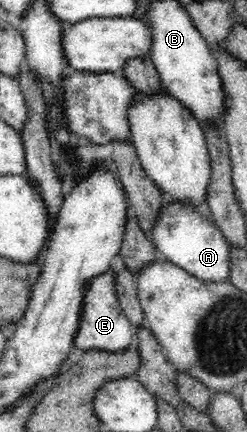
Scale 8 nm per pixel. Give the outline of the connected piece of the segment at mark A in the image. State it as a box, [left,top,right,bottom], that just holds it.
[150,196,230,280]

